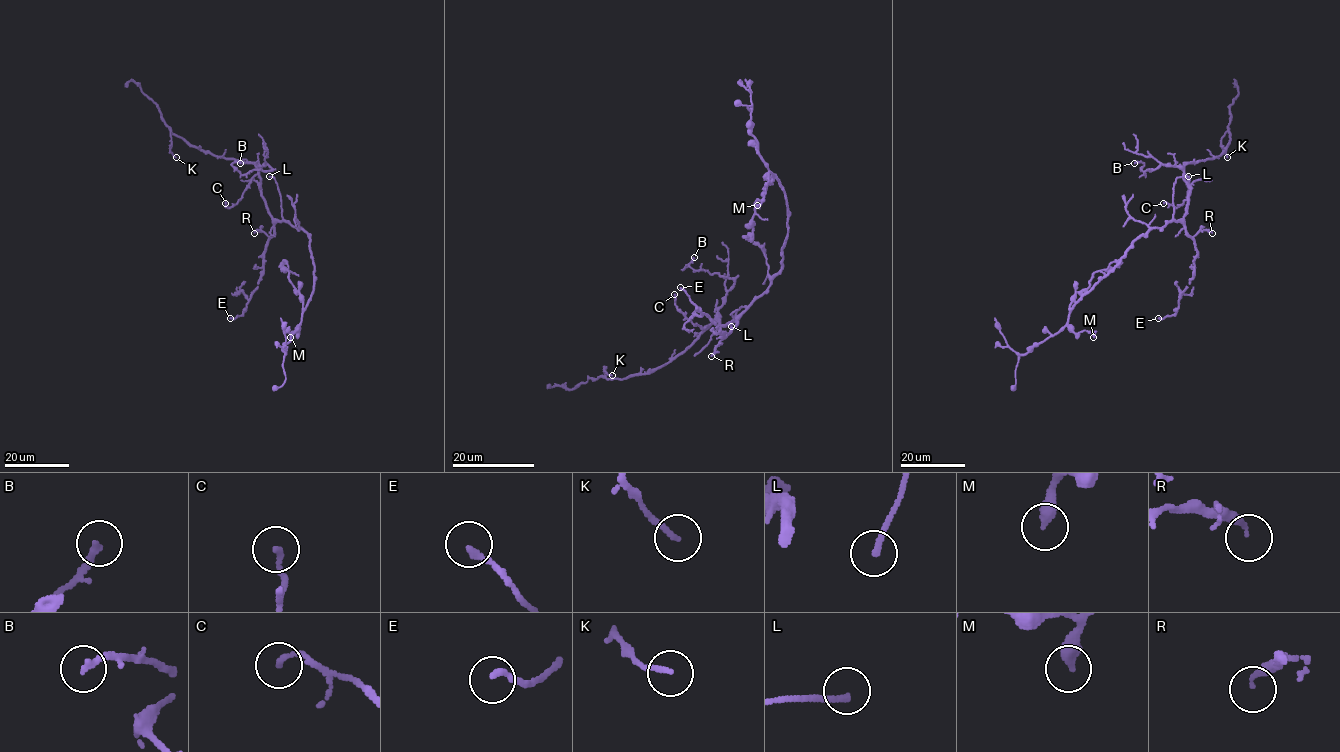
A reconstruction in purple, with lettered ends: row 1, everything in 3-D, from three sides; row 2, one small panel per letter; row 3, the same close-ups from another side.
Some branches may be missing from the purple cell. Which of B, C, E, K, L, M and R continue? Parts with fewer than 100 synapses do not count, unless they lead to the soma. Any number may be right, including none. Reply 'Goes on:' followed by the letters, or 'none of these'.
Goes on: L

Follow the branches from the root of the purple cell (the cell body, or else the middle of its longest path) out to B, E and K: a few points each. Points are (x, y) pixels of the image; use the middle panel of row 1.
B: (753, 301), (733, 321), (720, 327), (717, 310), (734, 280), (690, 267), (682, 270), (694, 257)
E: (753, 301), (724, 336), (680, 287)
K: (753, 301), (725, 325), (713, 320), (682, 352), (646, 373), (607, 378), (605, 367), (612, 375)

